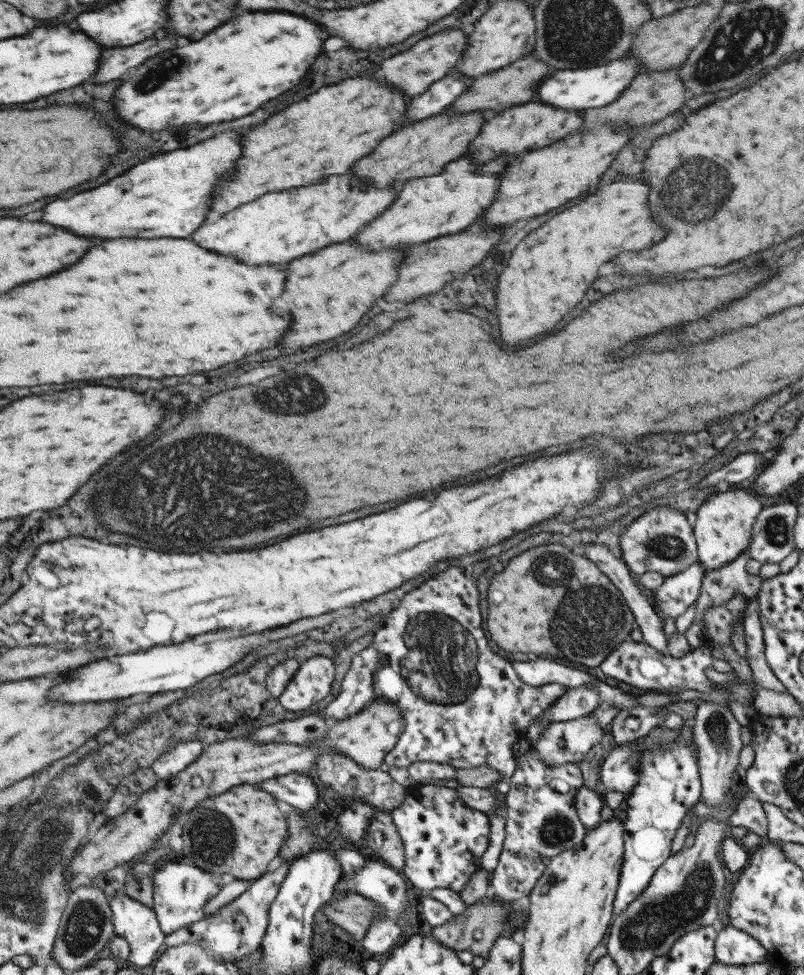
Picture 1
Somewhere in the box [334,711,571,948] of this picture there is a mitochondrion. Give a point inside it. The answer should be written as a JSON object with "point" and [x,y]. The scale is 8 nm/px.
{"point":[501,920]}

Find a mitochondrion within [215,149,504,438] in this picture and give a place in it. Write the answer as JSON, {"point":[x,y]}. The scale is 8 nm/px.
{"point":[318,395]}

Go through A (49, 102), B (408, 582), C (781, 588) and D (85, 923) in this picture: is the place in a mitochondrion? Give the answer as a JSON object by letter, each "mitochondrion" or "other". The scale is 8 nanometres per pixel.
{"A":"other","B":"other","C":"other","D":"mitochondrion"}

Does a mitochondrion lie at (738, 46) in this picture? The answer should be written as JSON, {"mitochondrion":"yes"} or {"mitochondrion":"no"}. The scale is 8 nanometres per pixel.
{"mitochondrion":"yes"}

